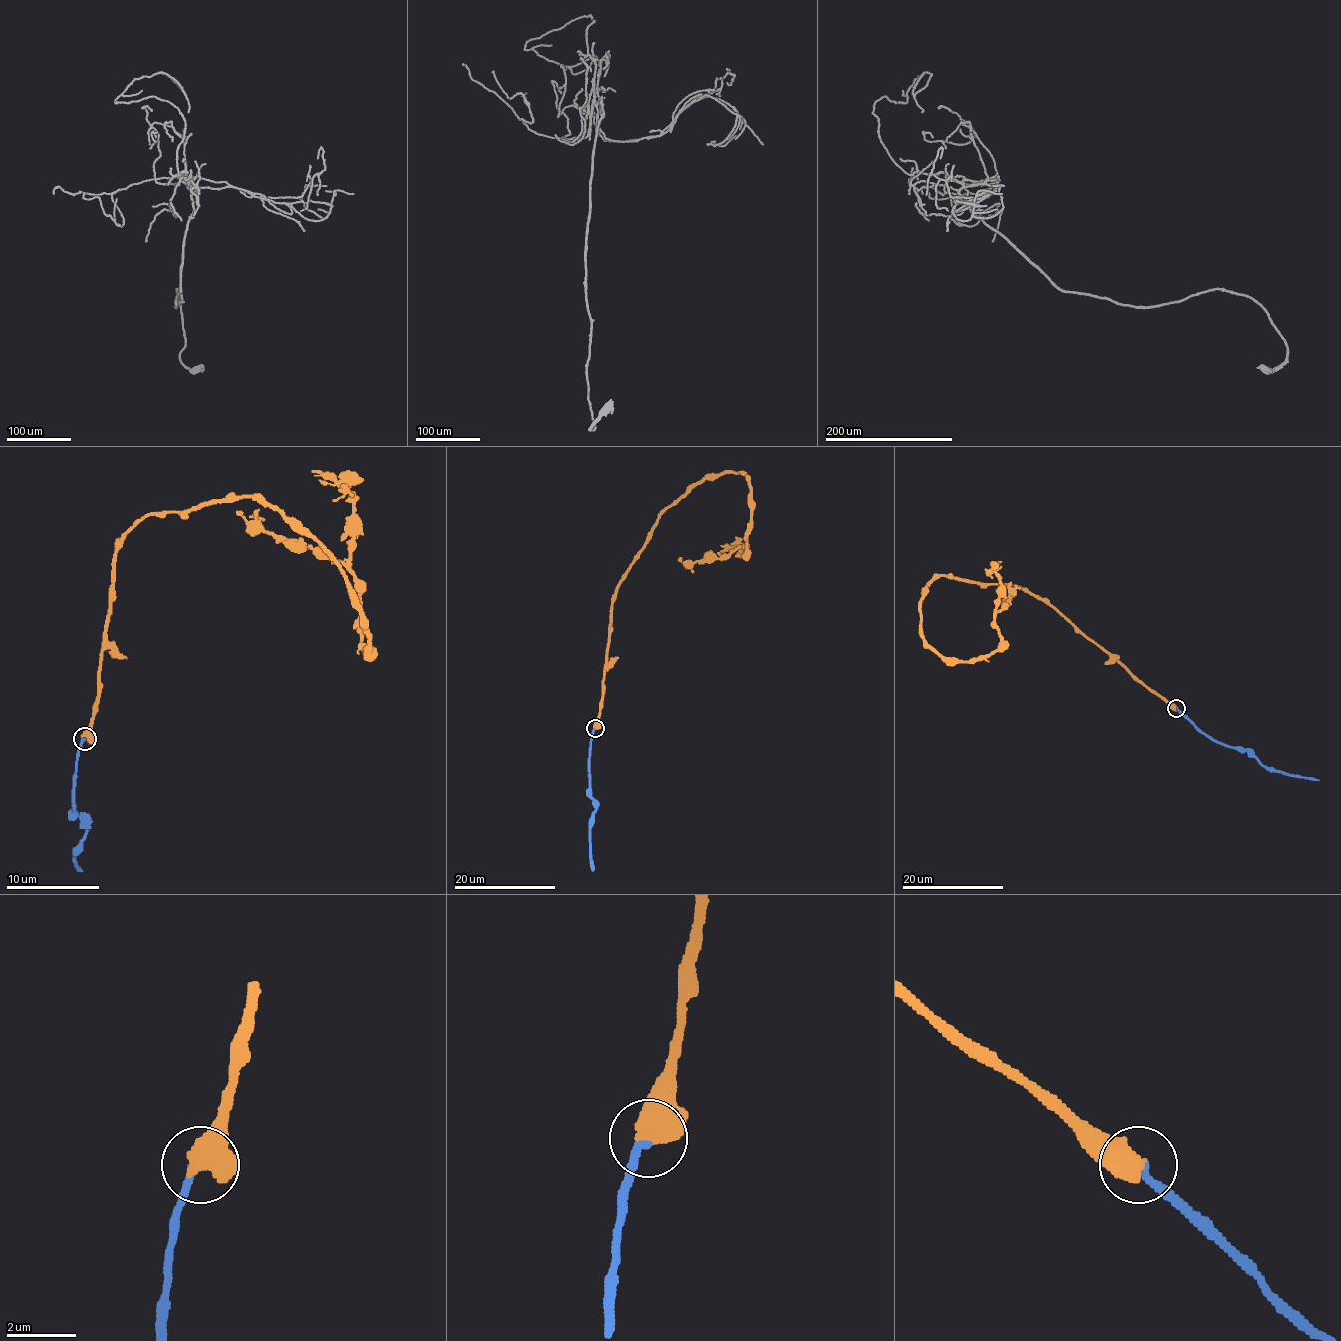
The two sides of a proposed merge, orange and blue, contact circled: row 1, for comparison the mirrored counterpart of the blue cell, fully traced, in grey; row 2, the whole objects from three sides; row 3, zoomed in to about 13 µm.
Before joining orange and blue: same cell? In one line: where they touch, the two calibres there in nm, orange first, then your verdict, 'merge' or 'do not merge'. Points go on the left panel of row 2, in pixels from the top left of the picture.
at (85, 738); 700 nm thick on the orange side, 240 nm on the other; merge

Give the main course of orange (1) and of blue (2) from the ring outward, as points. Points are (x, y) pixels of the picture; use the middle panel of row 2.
1: (595, 728), (611, 606), (647, 534), (704, 479), (742, 473), (746, 553), (678, 559)
2: (595, 729), (590, 741), (589, 767), (589, 793), (595, 807), (592, 815), (590, 840), (593, 871)

